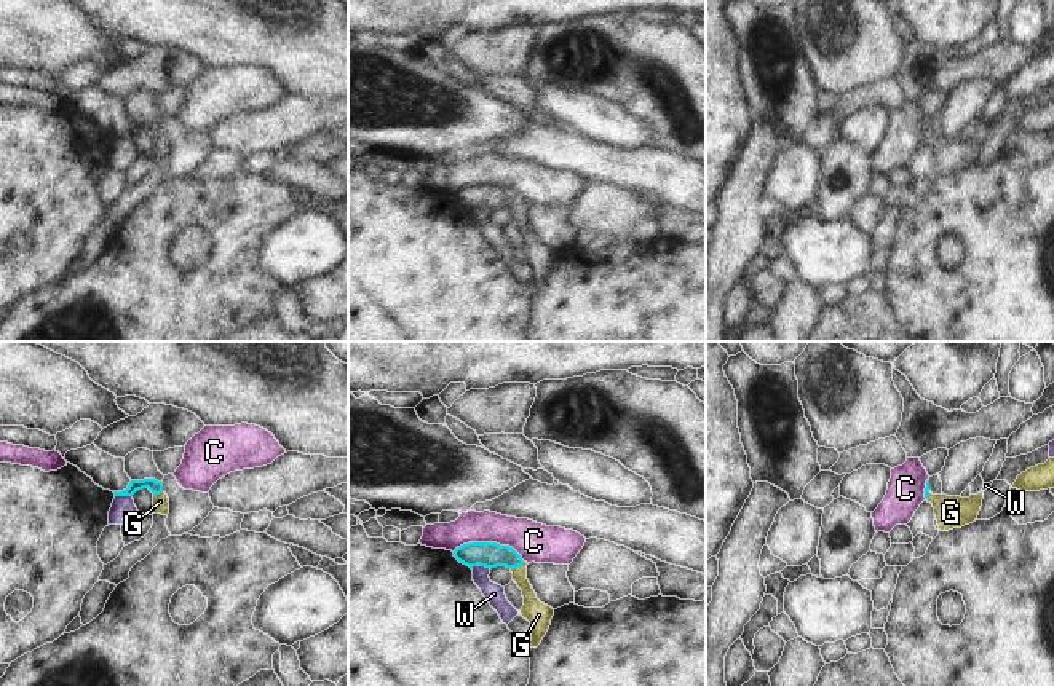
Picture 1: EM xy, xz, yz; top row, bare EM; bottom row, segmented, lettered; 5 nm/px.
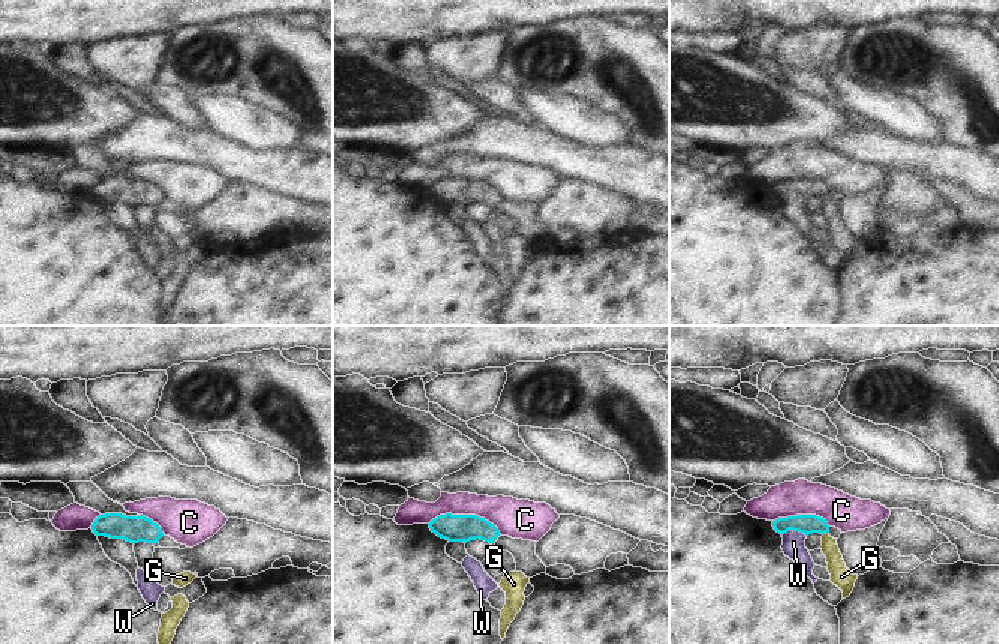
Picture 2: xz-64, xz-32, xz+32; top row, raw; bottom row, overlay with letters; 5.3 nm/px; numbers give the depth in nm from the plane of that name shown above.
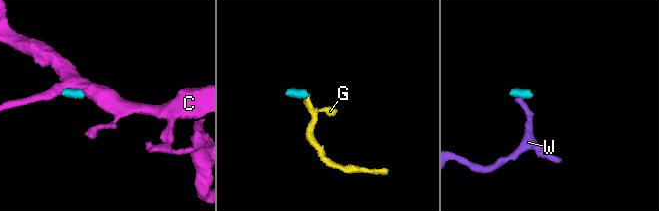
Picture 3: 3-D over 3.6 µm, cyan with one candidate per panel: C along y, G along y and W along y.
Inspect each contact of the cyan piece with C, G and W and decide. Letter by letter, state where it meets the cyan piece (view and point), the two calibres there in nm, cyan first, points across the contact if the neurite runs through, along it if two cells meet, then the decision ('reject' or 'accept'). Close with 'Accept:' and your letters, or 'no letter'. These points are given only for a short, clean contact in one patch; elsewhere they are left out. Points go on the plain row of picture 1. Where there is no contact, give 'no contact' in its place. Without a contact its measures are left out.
C: contact xz (489, 185); calibres 130 and 190 nm; border xz (452, 193), (468, 185), (499, 185), (508, 187), (524, 203); reject
G: contact xz (518, 209); calibres 130 and 120 nm; way xz (491, 198), (507, 198), (518, 209), (519, 220), (535, 254); accept
W: contact xz (481, 208); calibres 130 and 100 nm; border xz (471, 209), (483, 208), (491, 211); reject
Accept: G

